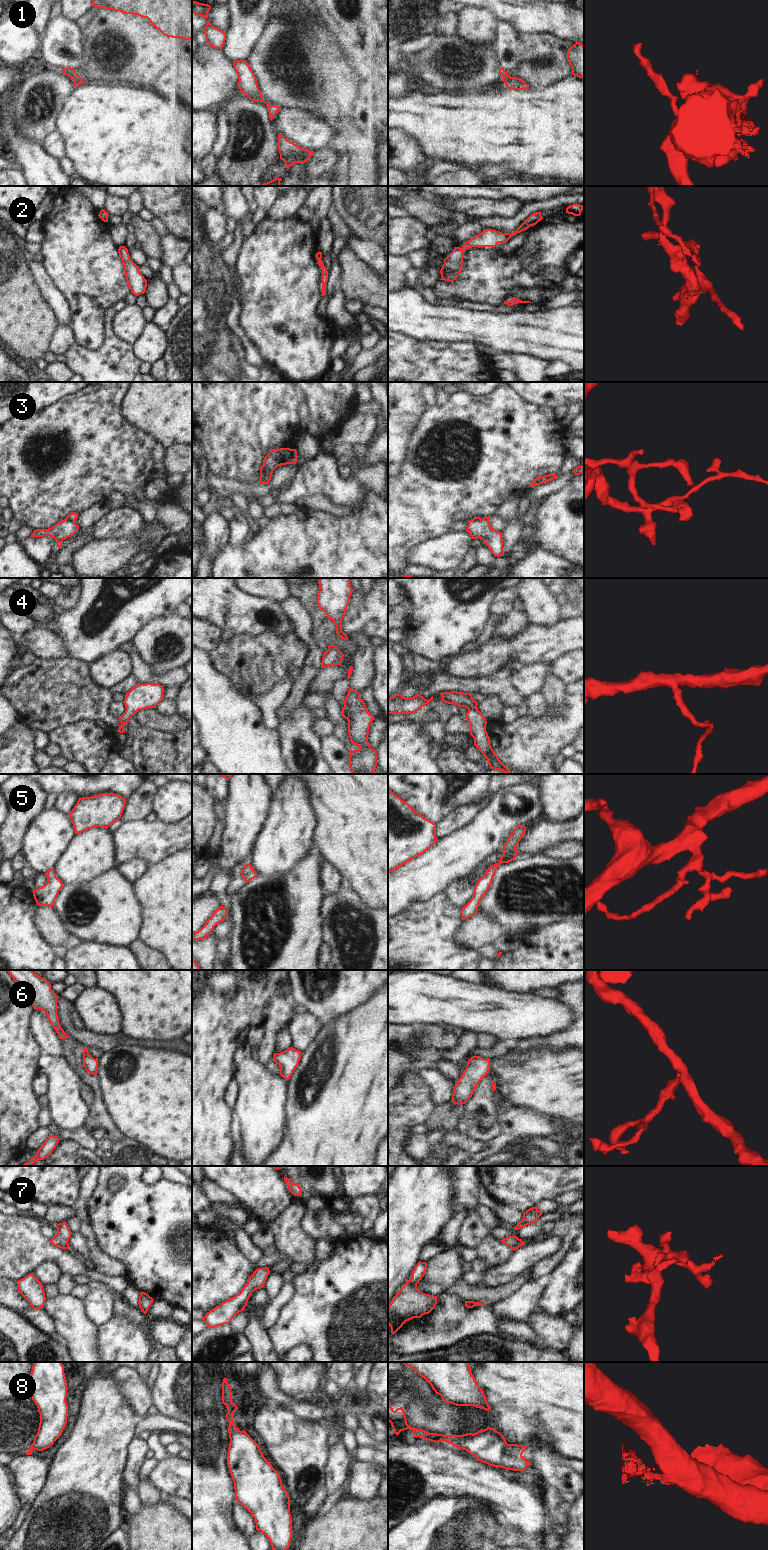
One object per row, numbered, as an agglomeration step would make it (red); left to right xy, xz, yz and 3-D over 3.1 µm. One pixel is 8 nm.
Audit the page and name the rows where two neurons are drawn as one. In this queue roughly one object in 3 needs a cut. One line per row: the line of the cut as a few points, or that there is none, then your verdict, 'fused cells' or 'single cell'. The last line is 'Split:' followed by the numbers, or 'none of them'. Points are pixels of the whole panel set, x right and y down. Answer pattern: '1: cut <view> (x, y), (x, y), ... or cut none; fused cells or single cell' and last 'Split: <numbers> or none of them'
1: cut none; single cell
2: cut none; single cell
3: cut xz (276, 449), (276, 460), (280, 465); fused cells
4: cut none; single cell
5: cut none; single cell
6: cut none; single cell
7: cut none; single cell
8: cut yz (457, 1435), (460, 1442), (452, 1444); fused cells
Split: 3, 8

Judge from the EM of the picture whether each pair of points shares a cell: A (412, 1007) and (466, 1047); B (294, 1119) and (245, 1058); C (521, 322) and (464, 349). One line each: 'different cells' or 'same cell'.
A: different cells
B: different cells
C: different cells

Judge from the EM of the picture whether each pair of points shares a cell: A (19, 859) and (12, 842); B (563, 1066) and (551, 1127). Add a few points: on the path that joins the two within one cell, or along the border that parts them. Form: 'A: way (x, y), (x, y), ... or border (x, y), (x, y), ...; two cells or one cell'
A: border (20, 850), (10, 860); two cells
B: border (530, 1110), (556, 1120), (570, 1131); two cells

